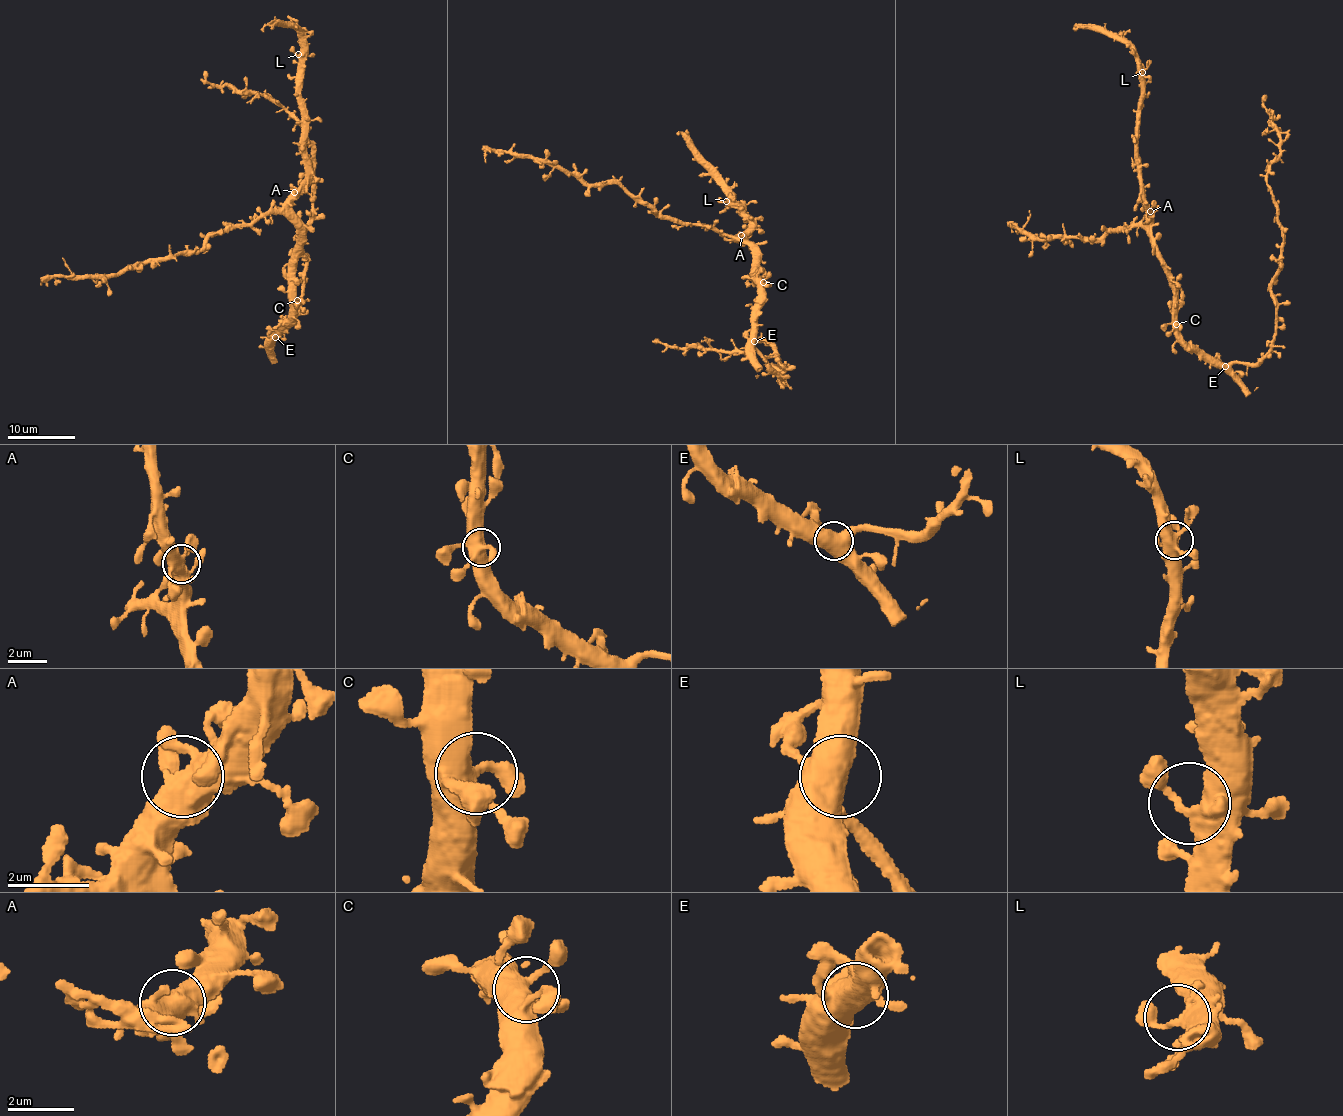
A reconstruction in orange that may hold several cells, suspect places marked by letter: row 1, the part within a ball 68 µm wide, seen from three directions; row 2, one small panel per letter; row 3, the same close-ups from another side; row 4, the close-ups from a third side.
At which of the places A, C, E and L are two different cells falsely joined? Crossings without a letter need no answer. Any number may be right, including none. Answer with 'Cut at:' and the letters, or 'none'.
Cut at: none

